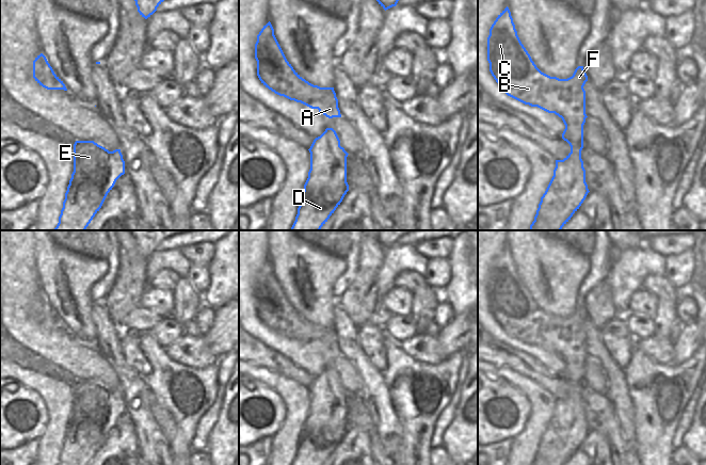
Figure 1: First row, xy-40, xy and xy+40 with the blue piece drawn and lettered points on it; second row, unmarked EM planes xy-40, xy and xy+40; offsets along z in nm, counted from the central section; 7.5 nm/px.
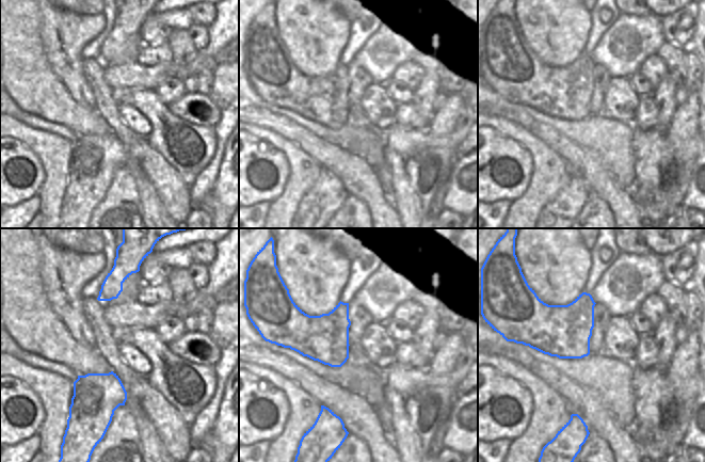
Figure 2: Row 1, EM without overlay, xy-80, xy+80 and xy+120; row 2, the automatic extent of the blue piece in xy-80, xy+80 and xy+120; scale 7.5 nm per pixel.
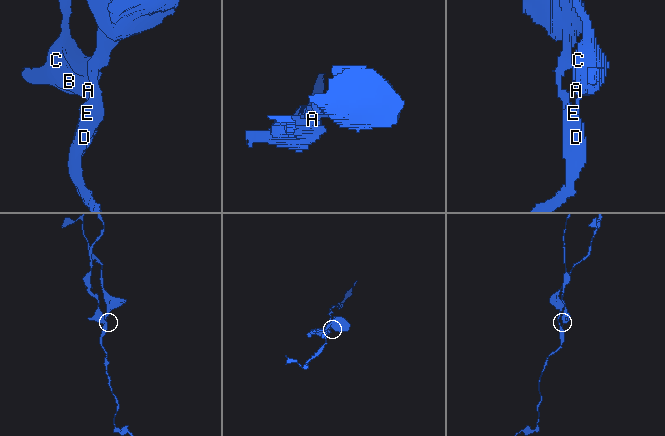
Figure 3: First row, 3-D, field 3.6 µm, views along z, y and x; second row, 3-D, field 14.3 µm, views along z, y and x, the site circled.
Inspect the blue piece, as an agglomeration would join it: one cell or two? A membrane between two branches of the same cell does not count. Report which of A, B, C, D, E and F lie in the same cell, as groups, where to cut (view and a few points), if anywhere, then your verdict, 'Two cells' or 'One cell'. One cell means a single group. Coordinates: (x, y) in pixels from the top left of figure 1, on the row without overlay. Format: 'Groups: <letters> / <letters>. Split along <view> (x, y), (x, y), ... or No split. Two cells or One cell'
Groups: A B C F / D E. Split along xy+40 (568, 382), (582, 384). Two cells.

